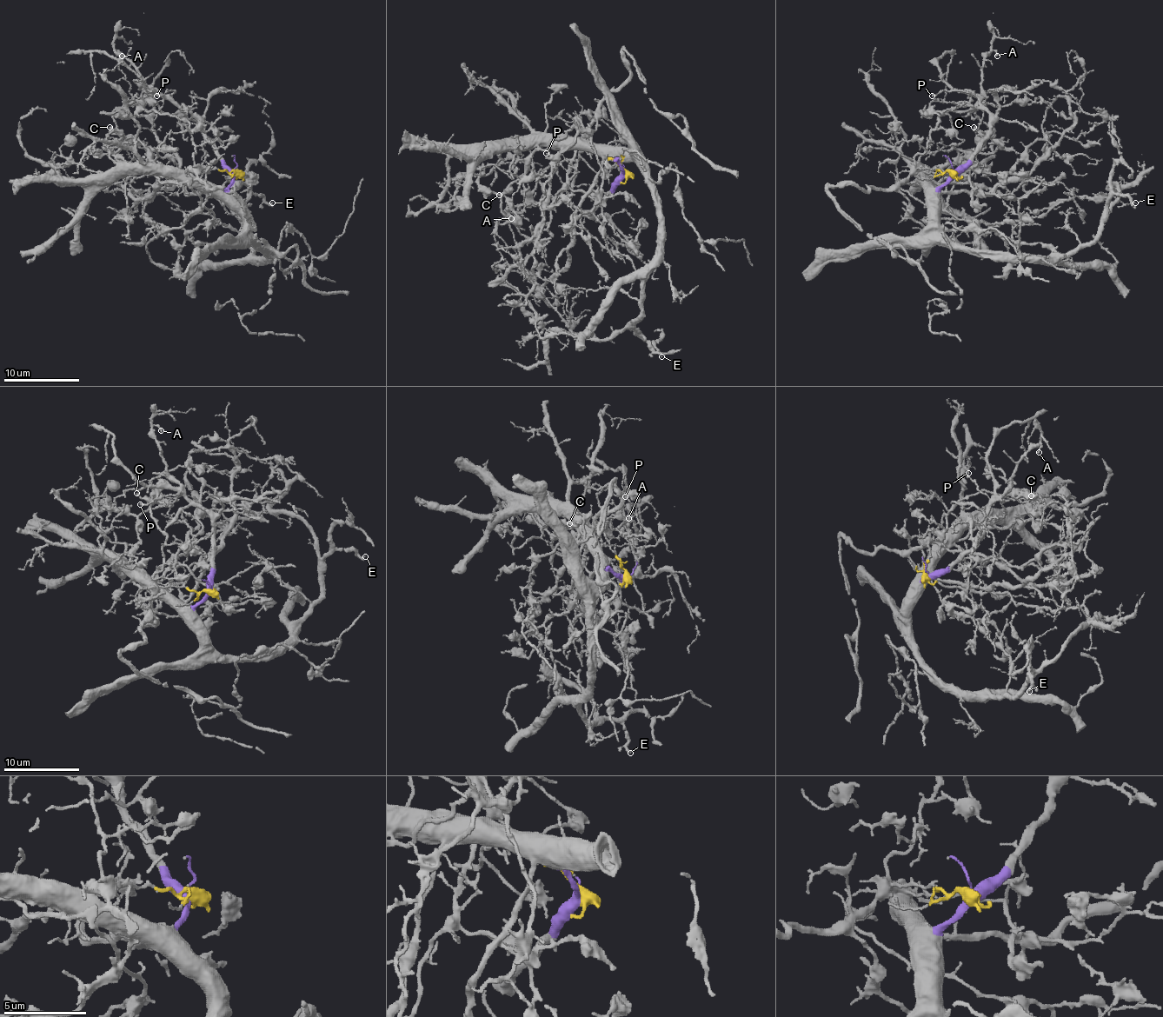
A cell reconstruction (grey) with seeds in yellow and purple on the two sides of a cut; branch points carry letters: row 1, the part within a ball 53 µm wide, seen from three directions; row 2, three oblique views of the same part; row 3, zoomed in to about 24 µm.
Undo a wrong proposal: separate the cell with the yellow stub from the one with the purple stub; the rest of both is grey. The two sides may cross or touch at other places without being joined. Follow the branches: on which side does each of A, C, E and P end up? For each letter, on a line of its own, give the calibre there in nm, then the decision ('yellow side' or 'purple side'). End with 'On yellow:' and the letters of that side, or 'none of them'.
A: calibre 200 nm; purple side
C: calibre 160 nm; yellow side
E: calibre 240 nm; purple side
P: calibre 180 nm; purple side
On yellow: C

